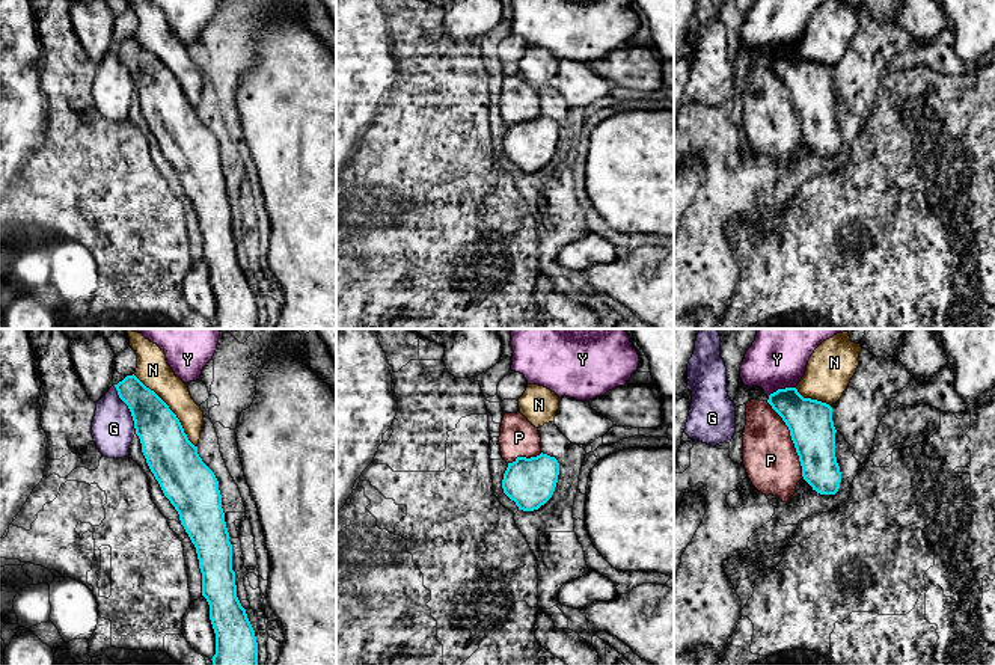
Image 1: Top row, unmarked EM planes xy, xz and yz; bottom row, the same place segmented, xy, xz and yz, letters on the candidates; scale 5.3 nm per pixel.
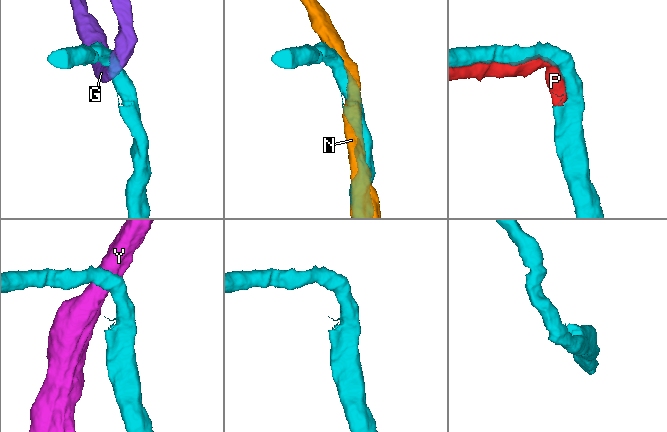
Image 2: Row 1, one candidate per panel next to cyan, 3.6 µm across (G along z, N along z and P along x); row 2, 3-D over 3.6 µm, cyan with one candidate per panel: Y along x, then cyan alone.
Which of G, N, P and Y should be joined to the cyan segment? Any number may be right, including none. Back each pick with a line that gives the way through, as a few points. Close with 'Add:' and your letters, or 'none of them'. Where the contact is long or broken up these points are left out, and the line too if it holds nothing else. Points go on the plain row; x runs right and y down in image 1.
Add: P

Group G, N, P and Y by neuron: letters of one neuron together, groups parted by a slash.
G / N Y / P

